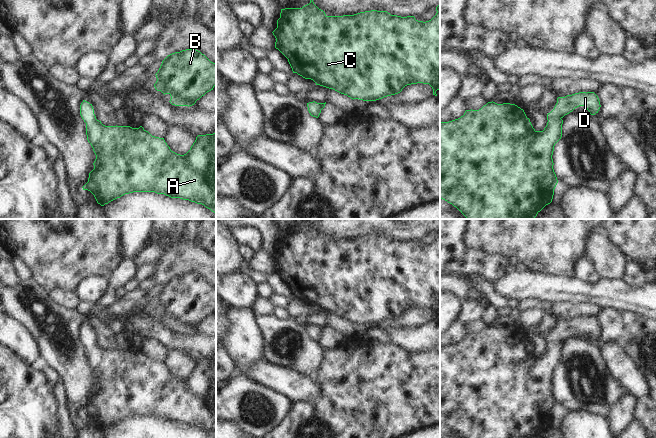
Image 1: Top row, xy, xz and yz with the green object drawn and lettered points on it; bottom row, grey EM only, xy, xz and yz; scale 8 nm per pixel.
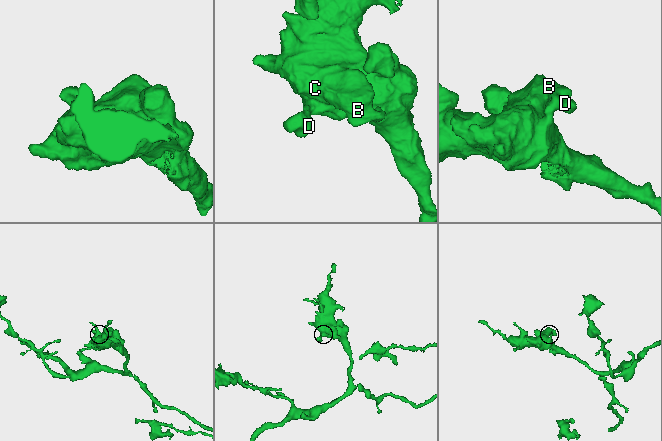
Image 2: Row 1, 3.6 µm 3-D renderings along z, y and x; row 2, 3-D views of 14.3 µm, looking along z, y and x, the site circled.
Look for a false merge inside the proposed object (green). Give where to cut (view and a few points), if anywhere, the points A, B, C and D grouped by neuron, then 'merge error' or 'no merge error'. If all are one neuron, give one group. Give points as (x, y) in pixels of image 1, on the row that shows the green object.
cut none; groups A B C D; no merge error

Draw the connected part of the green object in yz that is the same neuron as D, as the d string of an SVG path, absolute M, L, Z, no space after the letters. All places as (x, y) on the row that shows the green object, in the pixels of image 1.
M579 92L565 97L558 97L554 109L547 114L547 125L543 131L536 131L523 109L515 104L488 102L479 110L466 110L464 115L449 122L440 122L440 198L456 207L466 219L535 219L537 214L552 202L554 189L558 183L553 169L553 151L555 144L562 137L562 118L579 106L585 106L591 115L598 113L601 105L594 92Z

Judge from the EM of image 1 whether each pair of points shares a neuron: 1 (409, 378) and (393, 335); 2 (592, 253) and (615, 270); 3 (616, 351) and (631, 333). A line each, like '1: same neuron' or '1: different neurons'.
1: different neurons
2: same neuron
3: different neurons

